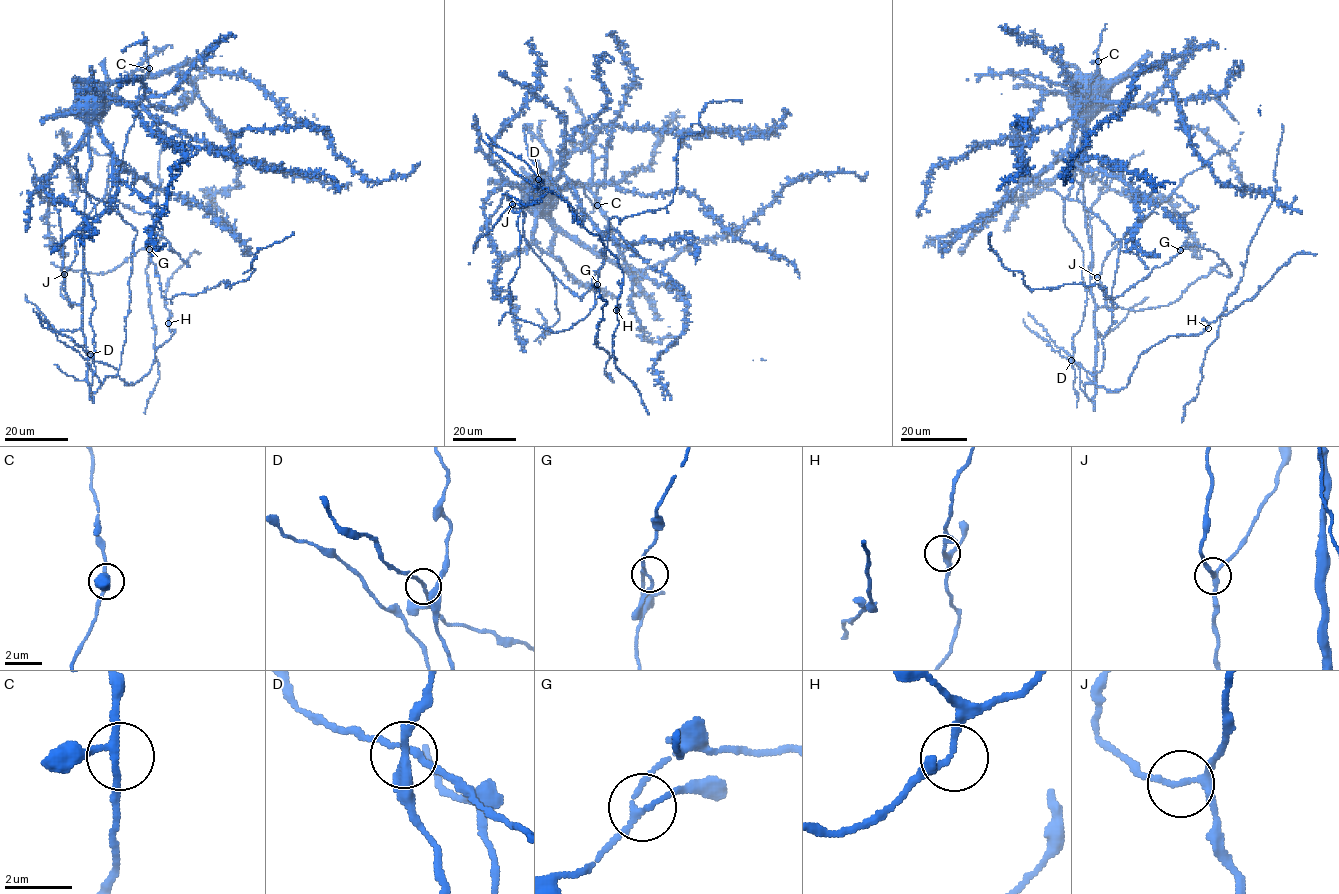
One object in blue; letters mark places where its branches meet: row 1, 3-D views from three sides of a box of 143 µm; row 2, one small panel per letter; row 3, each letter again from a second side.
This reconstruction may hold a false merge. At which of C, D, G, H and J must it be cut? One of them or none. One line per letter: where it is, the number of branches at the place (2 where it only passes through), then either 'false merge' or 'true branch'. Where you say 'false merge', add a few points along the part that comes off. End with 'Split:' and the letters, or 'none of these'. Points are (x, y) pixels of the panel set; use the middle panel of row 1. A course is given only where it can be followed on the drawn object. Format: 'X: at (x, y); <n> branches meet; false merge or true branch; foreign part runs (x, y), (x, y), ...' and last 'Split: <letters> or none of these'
C: at (597, 205); 3 branches meet; true branch
D: at (538, 179); 3 branches meet; true branch
G: at (597, 284); 3 branches meet; true branch
H: at (616, 310); 3 branches meet; true branch
J: at (512, 204); 3 branches meet; true branch
Split: none of these

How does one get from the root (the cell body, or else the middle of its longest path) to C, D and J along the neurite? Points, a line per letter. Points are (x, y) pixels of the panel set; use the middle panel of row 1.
C: (542, 177), (541, 186), (561, 175), (574, 182), (578, 181), (585, 196), (597, 205)
D: (542, 177), (539, 191), (531, 193), (531, 203), (549, 189), (535, 187), (538, 179)
J: (542, 177), (537, 184), (537, 193), (539, 191), (531, 193), (530, 201), (519, 212), (513, 211), (512, 204)

